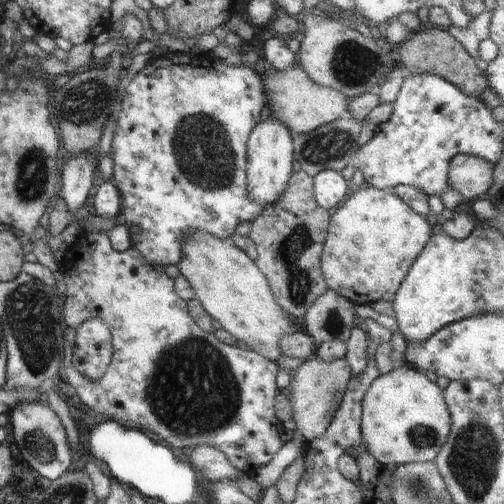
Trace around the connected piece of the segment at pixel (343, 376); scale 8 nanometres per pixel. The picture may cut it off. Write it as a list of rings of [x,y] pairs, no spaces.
[[[314,355],[295,370],[291,376],[292,380],[288,386],[288,390],[291,392],[290,396],[292,396],[292,400],[285,401],[291,402],[292,405],[292,420],[288,423],[303,436],[305,442],[308,442],[317,439],[324,431],[327,430],[331,424],[332,417],[336,414],[336,411],[339,410],[339,407],[342,406],[343,396],[346,394],[348,381],[353,376],[351,365],[345,358],[333,361],[323,361]]]

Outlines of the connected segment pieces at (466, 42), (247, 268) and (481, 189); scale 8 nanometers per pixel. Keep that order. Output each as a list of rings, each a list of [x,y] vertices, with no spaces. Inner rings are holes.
[[[486,10],[482,14],[470,17],[470,22],[464,28],[450,25],[448,32],[466,48],[466,52],[474,58],[479,57],[479,44],[489,38],[489,22],[492,18],[491,12]]]
[[[194,231],[187,239],[184,239],[182,251],[183,258],[179,260],[177,267],[180,274],[189,282],[195,292],[195,298],[200,301],[204,310],[214,320],[218,320],[220,326],[226,329],[236,340],[244,342],[268,360],[278,360],[283,355],[283,350],[279,344],[283,336],[290,333],[289,318],[279,307],[274,290],[270,287],[270,282],[259,265],[245,252],[242,252],[232,240],[223,239],[204,231]]]
[[[456,155],[451,164],[451,183],[466,202],[472,203],[492,188],[496,164],[476,155]]]

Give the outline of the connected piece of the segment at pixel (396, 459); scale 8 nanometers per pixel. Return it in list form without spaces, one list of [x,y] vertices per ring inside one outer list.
[[[406,364],[381,374],[364,395],[362,437],[365,448],[382,465],[407,465],[438,458],[451,430],[451,411],[438,384]]]

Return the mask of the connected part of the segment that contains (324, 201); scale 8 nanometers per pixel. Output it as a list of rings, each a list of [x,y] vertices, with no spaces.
[[[332,169],[320,171],[313,180],[315,199],[325,209],[331,211],[332,208],[346,201],[348,184],[344,182],[338,171]]]

